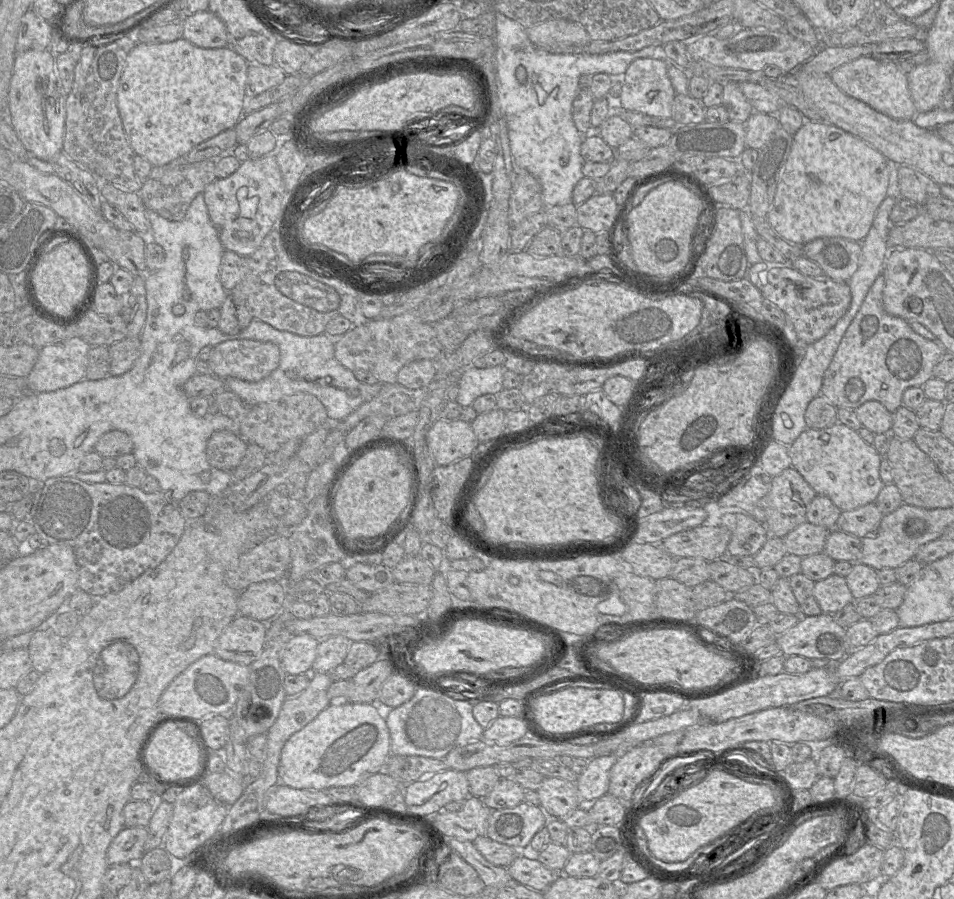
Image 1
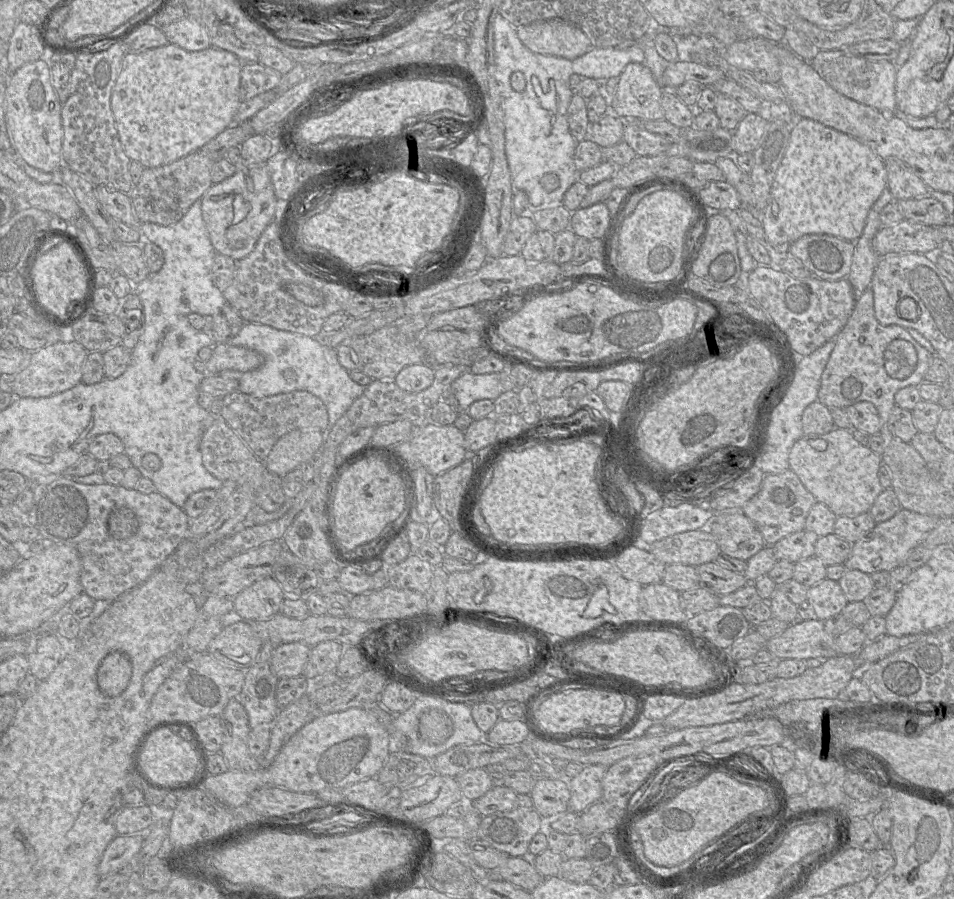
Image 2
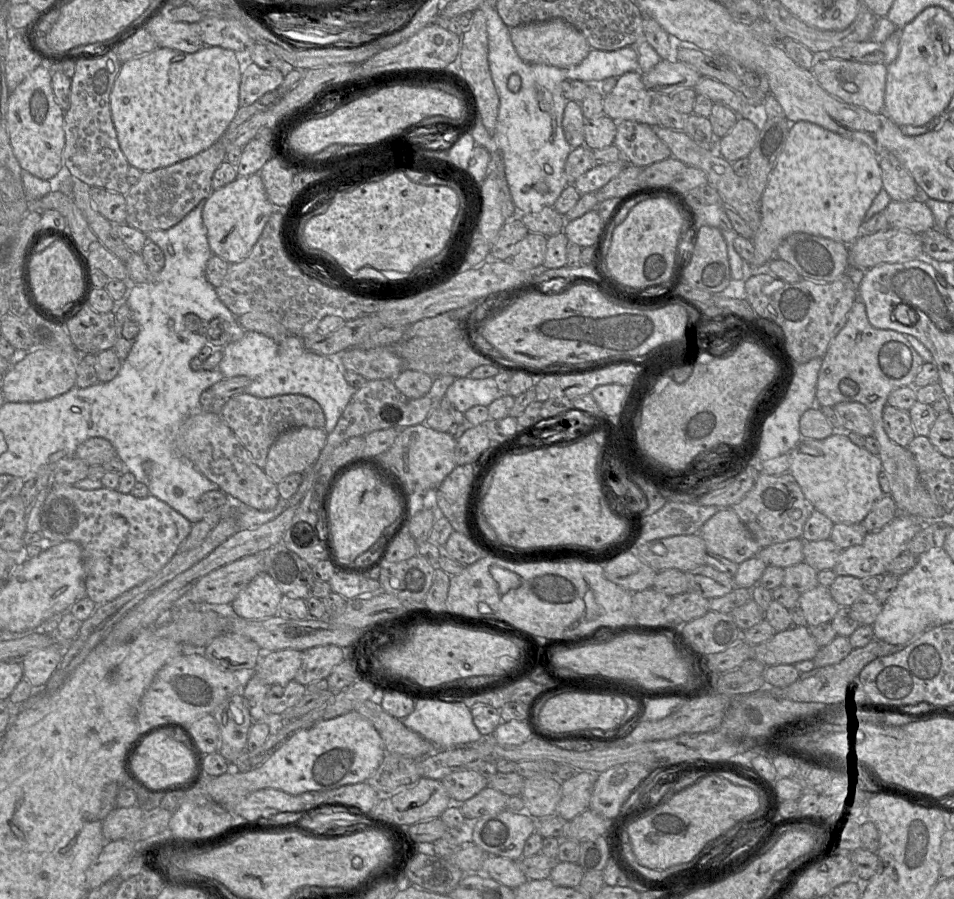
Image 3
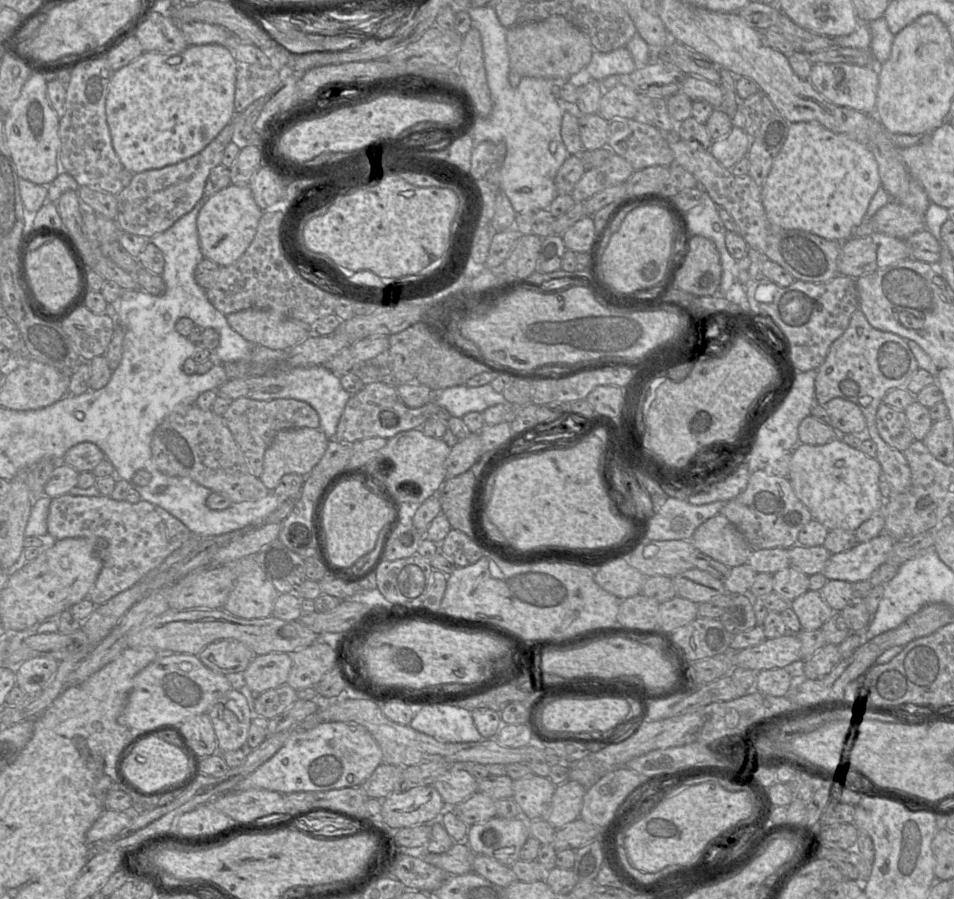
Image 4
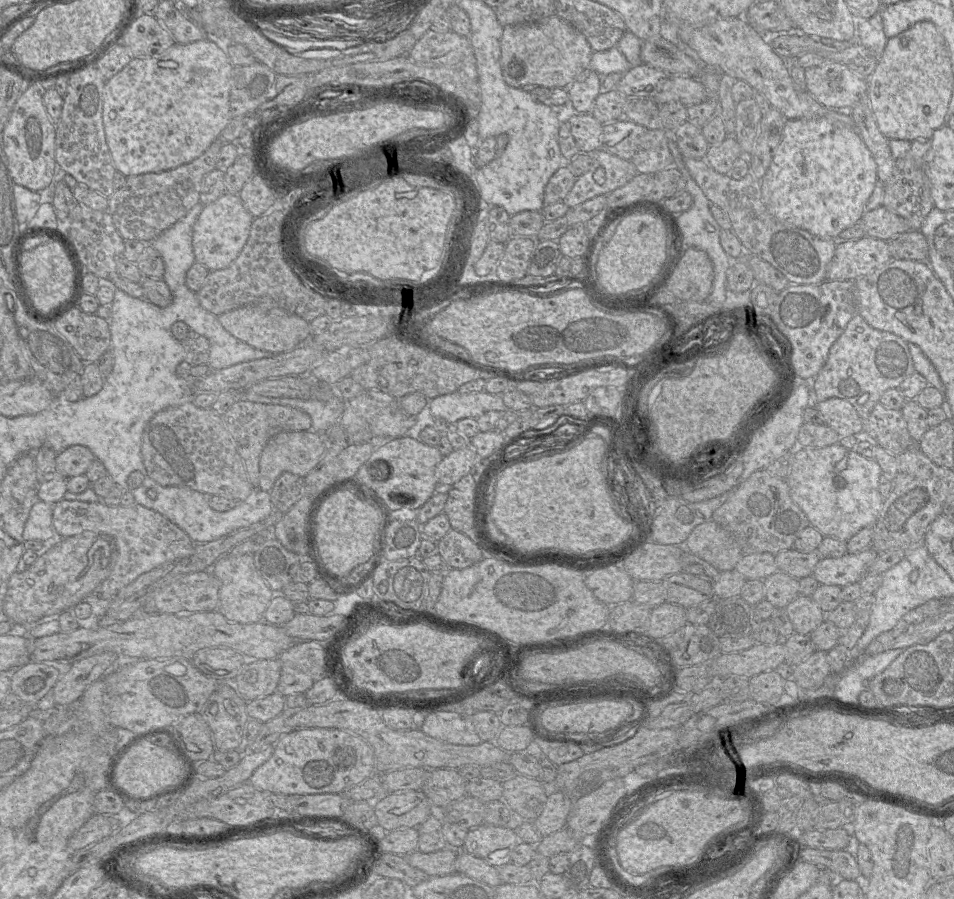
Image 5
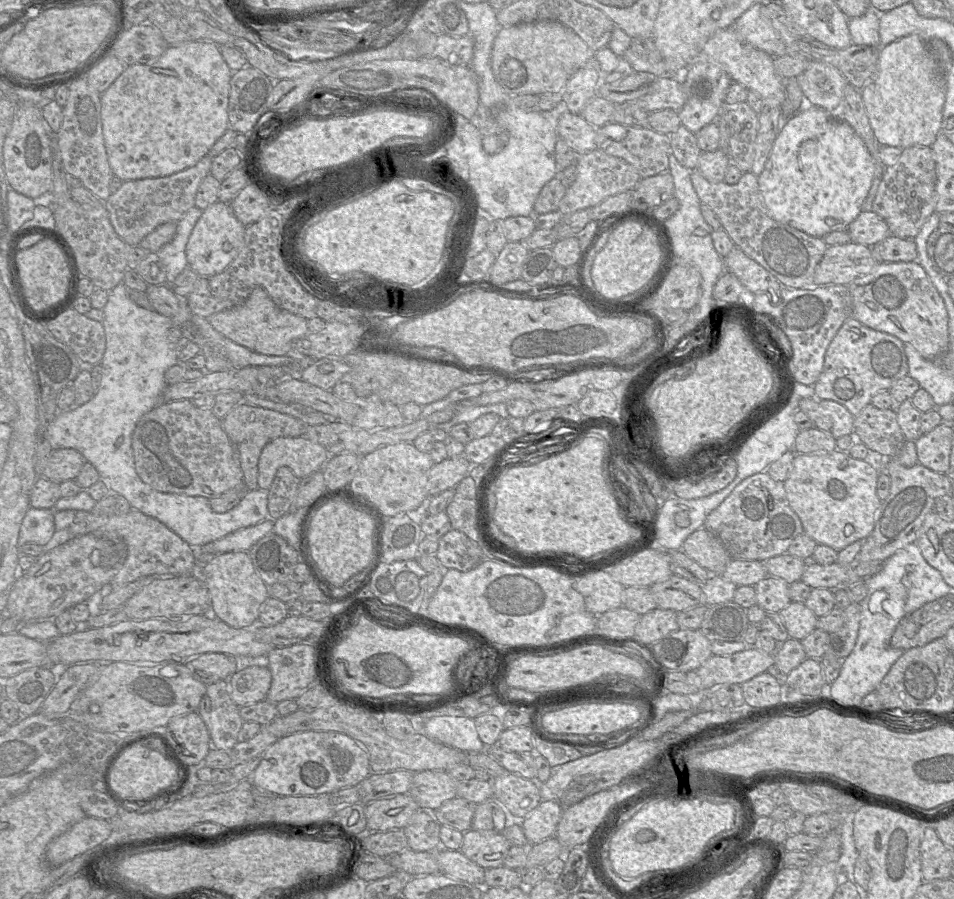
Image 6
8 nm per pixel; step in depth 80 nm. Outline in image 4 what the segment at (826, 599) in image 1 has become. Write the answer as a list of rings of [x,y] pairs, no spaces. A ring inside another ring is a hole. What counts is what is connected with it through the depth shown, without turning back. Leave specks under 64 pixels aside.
[[[808,590],[791,602],[802,630],[817,630],[833,615],[834,610],[822,599],[819,591]]]

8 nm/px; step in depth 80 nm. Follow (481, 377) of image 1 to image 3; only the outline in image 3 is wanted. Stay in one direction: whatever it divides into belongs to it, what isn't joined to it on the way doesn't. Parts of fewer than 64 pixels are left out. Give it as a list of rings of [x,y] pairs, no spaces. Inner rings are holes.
[[[469,376],[456,378],[448,387],[445,397],[462,413],[475,405],[488,406],[504,394],[497,387],[494,377],[473,379]]]

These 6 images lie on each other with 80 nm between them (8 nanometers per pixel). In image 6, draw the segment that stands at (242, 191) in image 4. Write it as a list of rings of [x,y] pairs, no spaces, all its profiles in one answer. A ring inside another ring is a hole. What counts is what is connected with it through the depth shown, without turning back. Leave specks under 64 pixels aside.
[[[217,201],[202,211],[186,244],[188,267],[200,277],[224,271],[237,256],[244,239],[245,226],[235,217],[230,203]]]

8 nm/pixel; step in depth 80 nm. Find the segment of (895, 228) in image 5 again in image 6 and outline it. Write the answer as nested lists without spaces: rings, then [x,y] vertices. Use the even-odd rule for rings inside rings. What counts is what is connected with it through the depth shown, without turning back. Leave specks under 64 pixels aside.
[[[862,211],[846,230],[851,242],[868,247],[891,235],[887,223],[873,211]]]

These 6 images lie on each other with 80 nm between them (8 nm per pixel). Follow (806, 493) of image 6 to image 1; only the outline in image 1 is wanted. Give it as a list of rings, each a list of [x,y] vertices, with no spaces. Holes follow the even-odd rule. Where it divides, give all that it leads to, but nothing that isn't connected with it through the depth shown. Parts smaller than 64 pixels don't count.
[[[840,422],[822,429],[805,429],[788,446],[788,455],[791,466],[803,476],[816,494],[828,497],[841,512],[875,502],[884,486],[880,478],[882,456],[857,431]]]

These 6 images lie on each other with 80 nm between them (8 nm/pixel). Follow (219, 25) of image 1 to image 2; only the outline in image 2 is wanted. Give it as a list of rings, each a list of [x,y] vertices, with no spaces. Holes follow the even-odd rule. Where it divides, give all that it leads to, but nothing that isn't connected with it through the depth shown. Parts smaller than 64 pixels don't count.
[[[187,16],[161,28],[169,43],[187,51],[200,51],[211,46],[209,34],[197,17]]]

